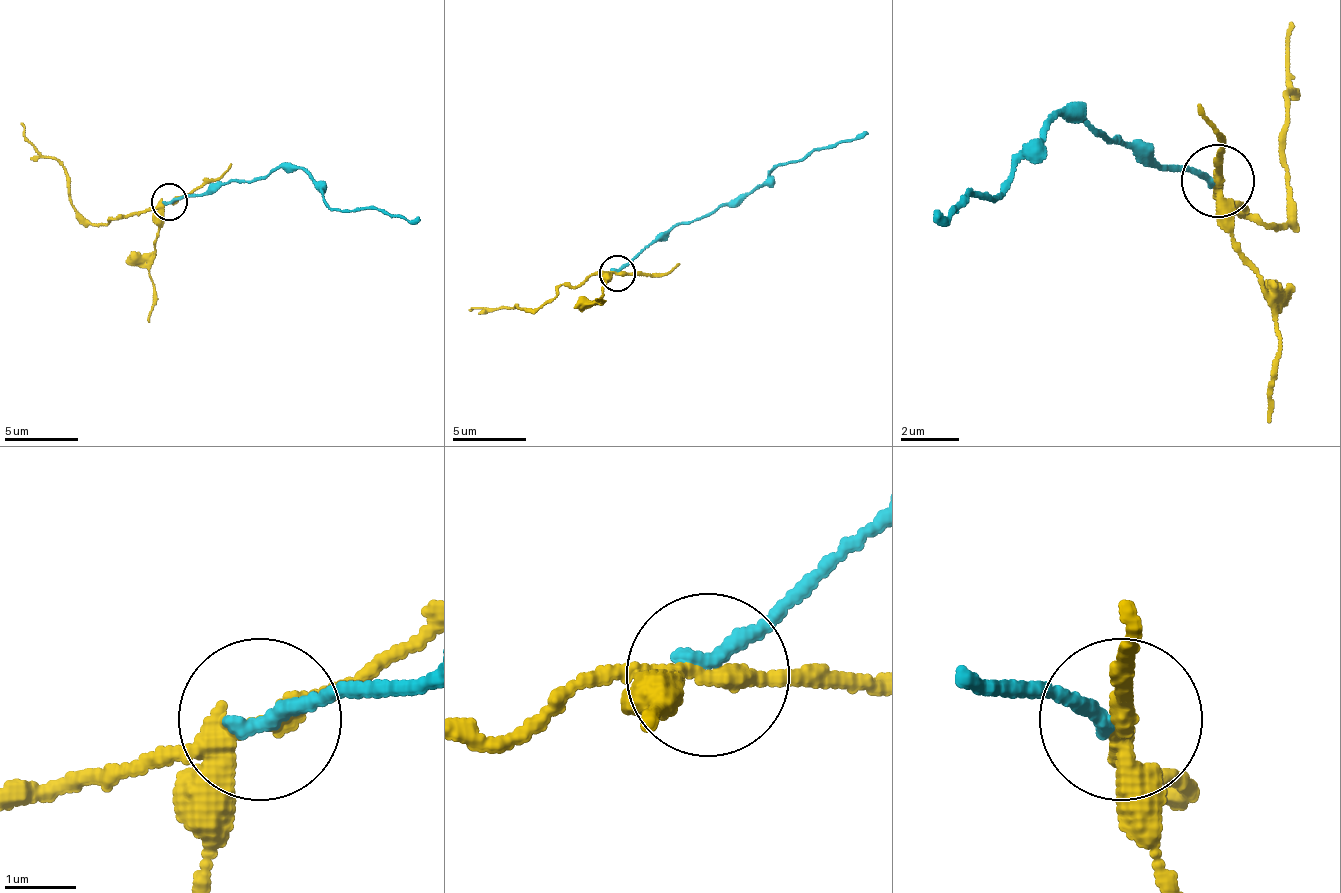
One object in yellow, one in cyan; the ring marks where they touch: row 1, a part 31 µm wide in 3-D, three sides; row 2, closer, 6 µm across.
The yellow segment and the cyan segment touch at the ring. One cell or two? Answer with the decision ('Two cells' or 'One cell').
Two cells

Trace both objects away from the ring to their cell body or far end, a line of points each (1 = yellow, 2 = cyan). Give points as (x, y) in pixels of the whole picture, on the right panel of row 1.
1: (1216, 182), (1223, 197), (1282, 226), (1289, 189), (1289, 21)
2: (1216, 182), (1150, 160), (1120, 138), (1105, 138), (1083, 116), (1061, 116), (995, 197), (966, 197), (937, 219)

